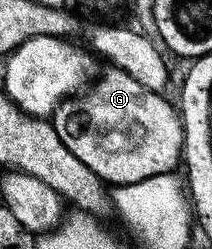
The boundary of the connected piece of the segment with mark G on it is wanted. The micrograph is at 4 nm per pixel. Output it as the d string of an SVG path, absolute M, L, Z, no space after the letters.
M116 68L107 69L102 72L101 79L99 74L88 89L66 98L53 111L51 121L59 140L63 140L68 150L80 162L87 164L87 168L91 168L91 172L95 172L102 182L114 187L133 185L160 174L173 174L182 161L185 149L185 129L178 107L174 103L172 106L164 98L164 93L143 88L135 76L129 76L127 72Z

